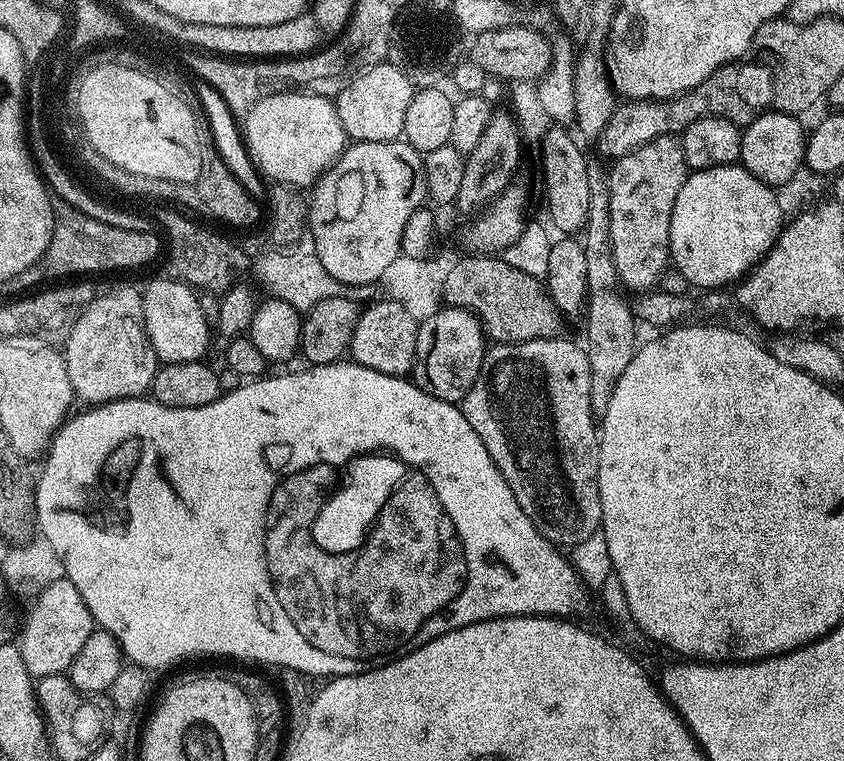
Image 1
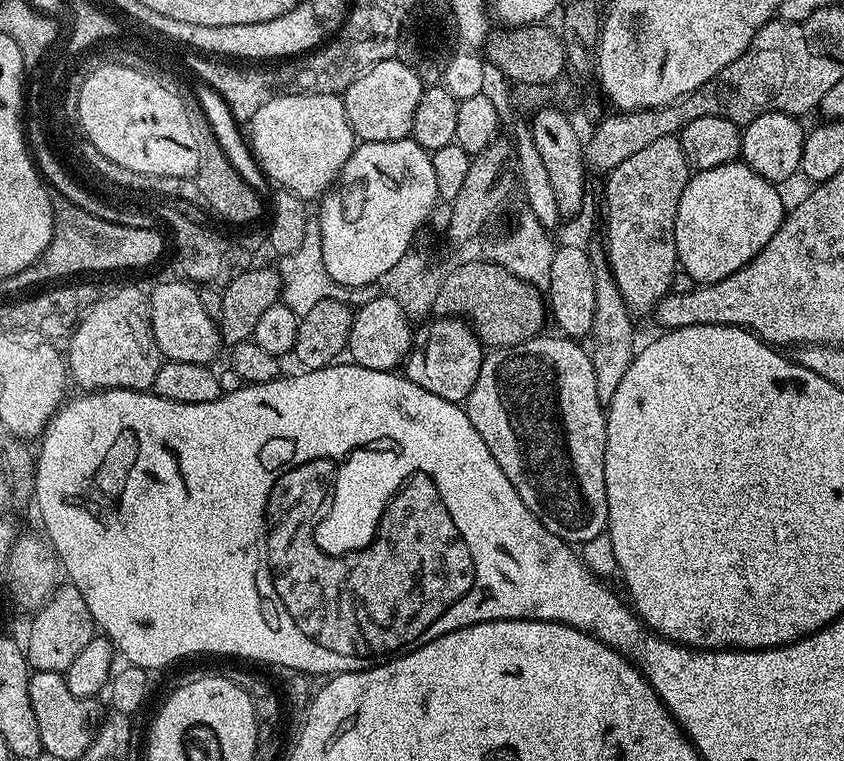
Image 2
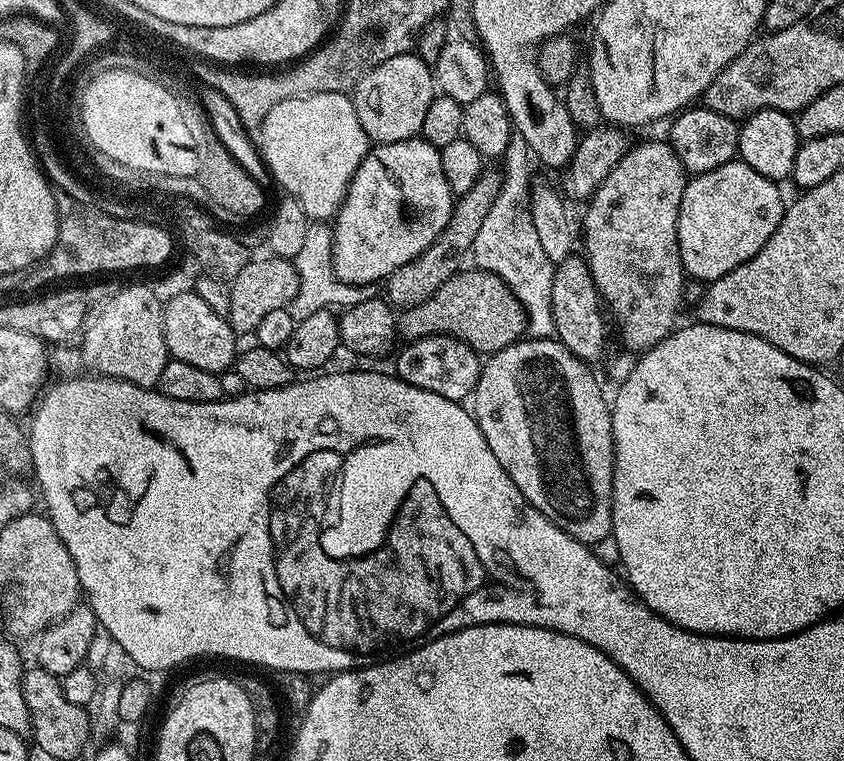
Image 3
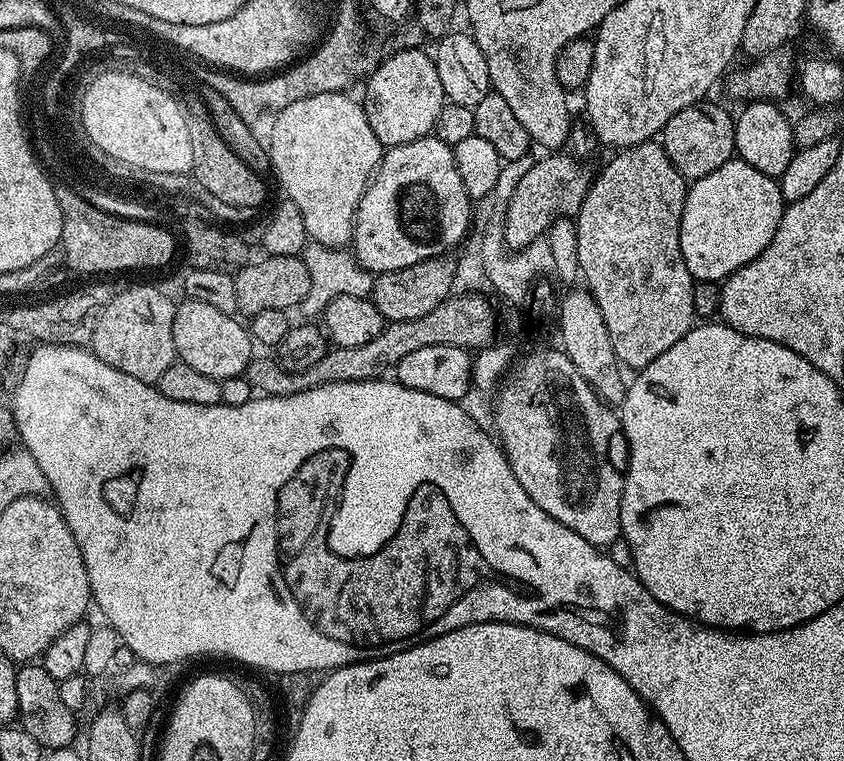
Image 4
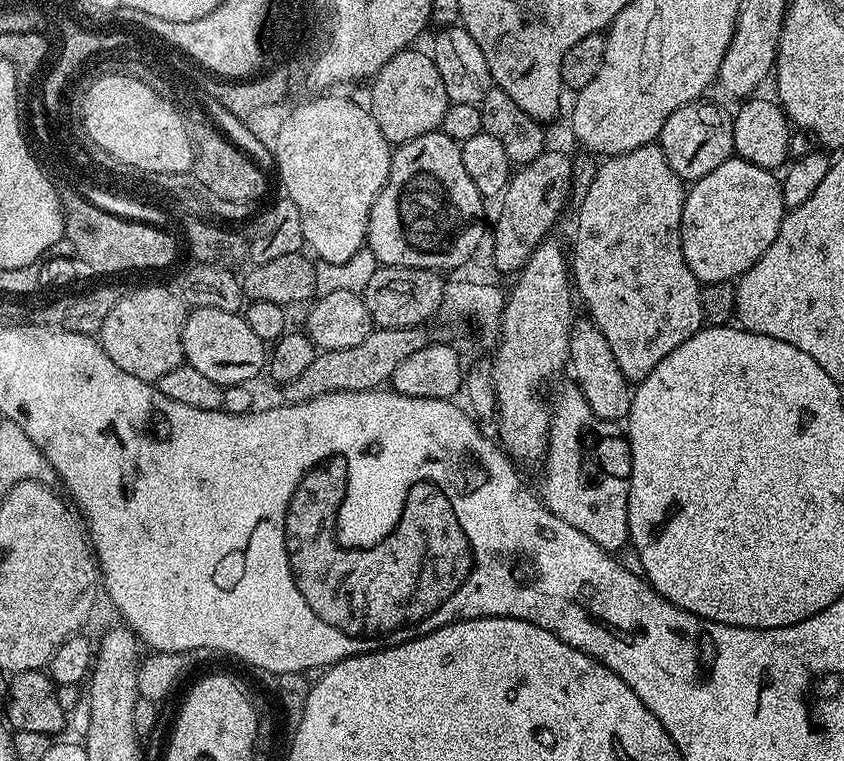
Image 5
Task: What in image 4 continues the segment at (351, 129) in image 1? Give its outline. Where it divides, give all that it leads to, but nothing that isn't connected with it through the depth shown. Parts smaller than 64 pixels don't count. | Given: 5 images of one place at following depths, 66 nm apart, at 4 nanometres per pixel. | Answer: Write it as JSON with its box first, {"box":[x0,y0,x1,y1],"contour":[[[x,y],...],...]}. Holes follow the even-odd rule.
{"box":[362,46,446,149],"contour":[[[419,46],[393,53],[370,72],[363,85],[362,103],[366,122],[370,122],[374,138],[378,138],[385,149],[429,135],[435,129],[438,114],[445,106],[446,97],[438,78],[435,59],[429,53],[427,56],[423,50]]]}

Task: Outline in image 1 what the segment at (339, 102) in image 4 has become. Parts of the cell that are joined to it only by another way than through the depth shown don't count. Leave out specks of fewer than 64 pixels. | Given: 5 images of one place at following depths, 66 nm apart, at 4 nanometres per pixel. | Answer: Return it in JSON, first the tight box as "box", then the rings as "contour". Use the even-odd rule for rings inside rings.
{"box":[242,90,346,190],"contour":[[[277,90],[273,96],[261,98],[243,117],[242,135],[254,167],[260,169],[269,181],[300,190],[315,185],[346,147],[335,103],[327,96],[295,90]]]}

